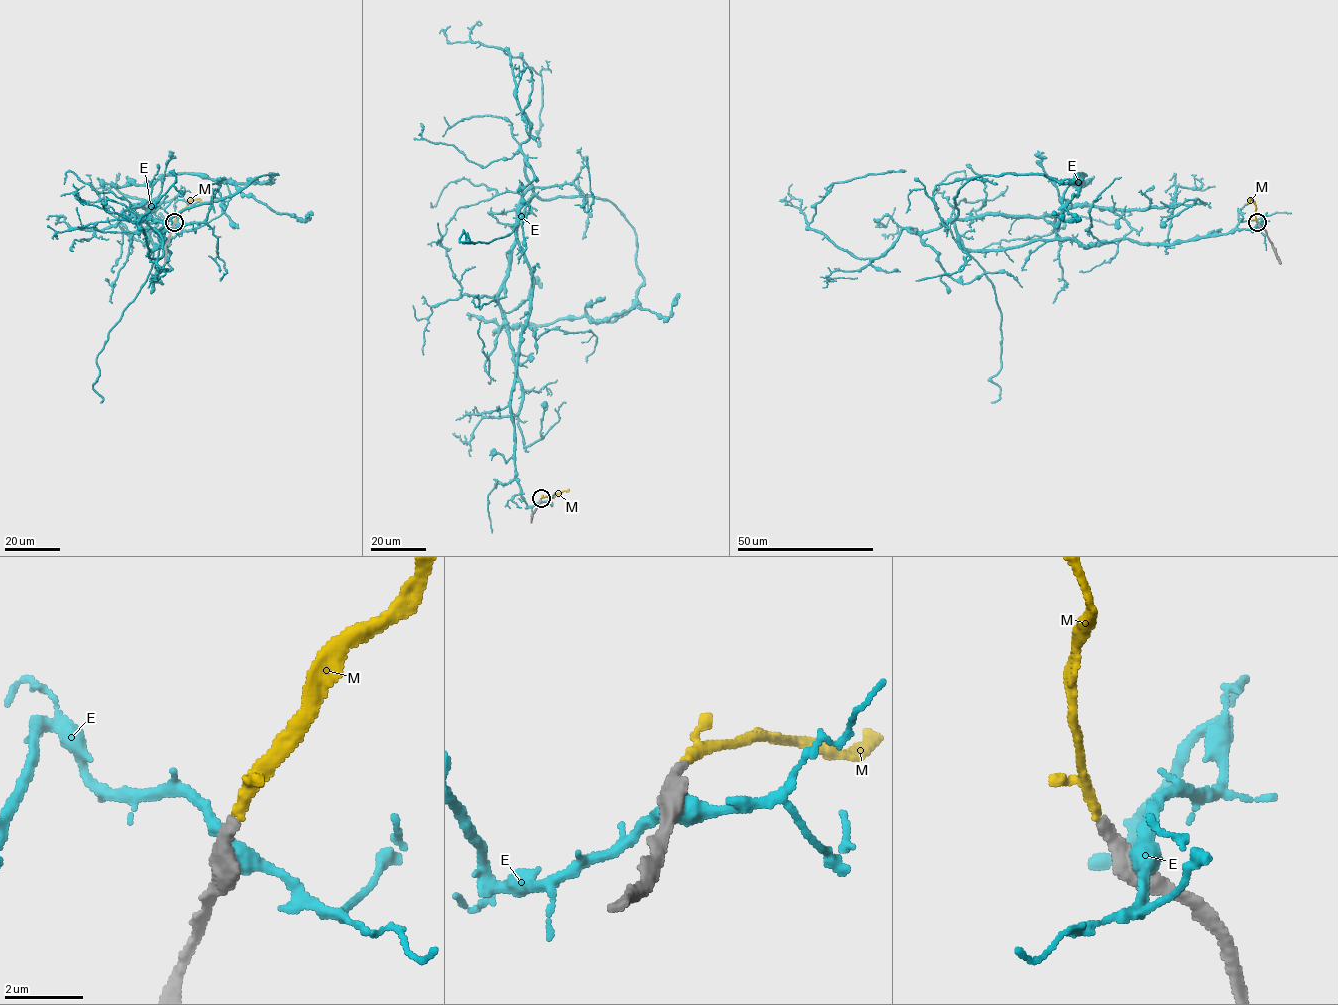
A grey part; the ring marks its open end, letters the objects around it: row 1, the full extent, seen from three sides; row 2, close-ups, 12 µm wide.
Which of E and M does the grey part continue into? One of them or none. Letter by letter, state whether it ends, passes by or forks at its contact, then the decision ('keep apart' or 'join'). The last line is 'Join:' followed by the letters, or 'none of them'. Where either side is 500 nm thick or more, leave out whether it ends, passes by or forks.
E: it passes by; keep apart
M: it ends; join
Join: M

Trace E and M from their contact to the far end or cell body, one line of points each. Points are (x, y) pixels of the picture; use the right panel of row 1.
E: (1259, 225), (1171, 244), (957, 241), (971, 178), (1086, 184), (1072, 181)
M: (1257, 222), (1256, 206), (1250, 199), (1248, 204)

